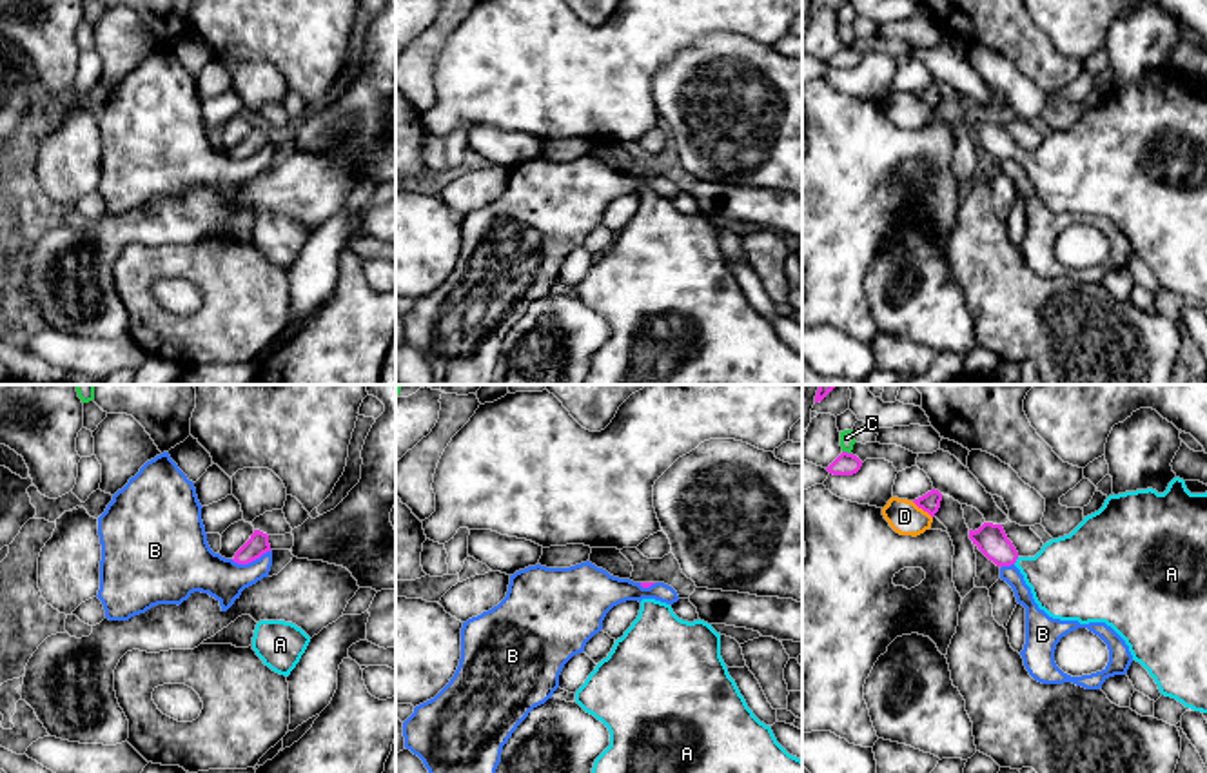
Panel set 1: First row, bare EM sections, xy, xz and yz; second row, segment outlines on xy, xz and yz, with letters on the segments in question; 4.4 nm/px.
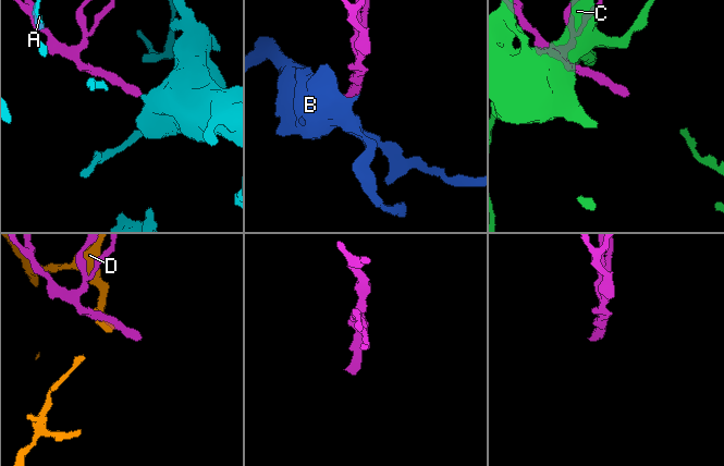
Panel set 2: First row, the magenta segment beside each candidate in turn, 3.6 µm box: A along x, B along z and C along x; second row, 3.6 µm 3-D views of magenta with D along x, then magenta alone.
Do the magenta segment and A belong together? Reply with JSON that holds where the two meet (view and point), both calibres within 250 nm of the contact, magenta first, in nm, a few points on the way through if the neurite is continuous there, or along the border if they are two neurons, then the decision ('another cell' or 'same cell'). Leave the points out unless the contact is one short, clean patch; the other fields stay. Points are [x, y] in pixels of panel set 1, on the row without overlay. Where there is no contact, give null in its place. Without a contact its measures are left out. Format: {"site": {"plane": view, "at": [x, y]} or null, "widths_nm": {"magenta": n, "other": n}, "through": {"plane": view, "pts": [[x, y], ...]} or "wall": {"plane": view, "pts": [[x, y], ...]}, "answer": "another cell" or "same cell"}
{"site": {"plane": "yz", "at": [1015, 155]}, "widths_nm": {"magenta": 140, "other": 360}, "through": {"plane": "yz", "pts": [[991, 133], [1015, 155], [1042, 167], [1069, 169]]}, "answer": "same cell"}

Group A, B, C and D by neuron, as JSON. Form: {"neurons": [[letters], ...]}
{"neurons": [["A"], ["B"], ["C"], ["D"]]}

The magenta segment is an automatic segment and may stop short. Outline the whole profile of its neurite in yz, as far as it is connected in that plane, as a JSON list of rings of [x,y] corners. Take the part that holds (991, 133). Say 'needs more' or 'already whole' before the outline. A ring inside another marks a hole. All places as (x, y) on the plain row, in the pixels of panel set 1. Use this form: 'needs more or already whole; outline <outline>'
needs more; outline [[[1174,71],[1163,87],[1153,82],[1113,87],[1098,105],[1084,111],[1069,129],[1045,136],[1035,151],[1020,151],[1002,118],[984,116],[969,123],[969,132],[996,160],[1015,158],[1049,210],[1105,216],[1125,234],[1133,254],[1149,265],[1162,289],[1207,307],[1207,85],[1191,87],[1185,74]]]

